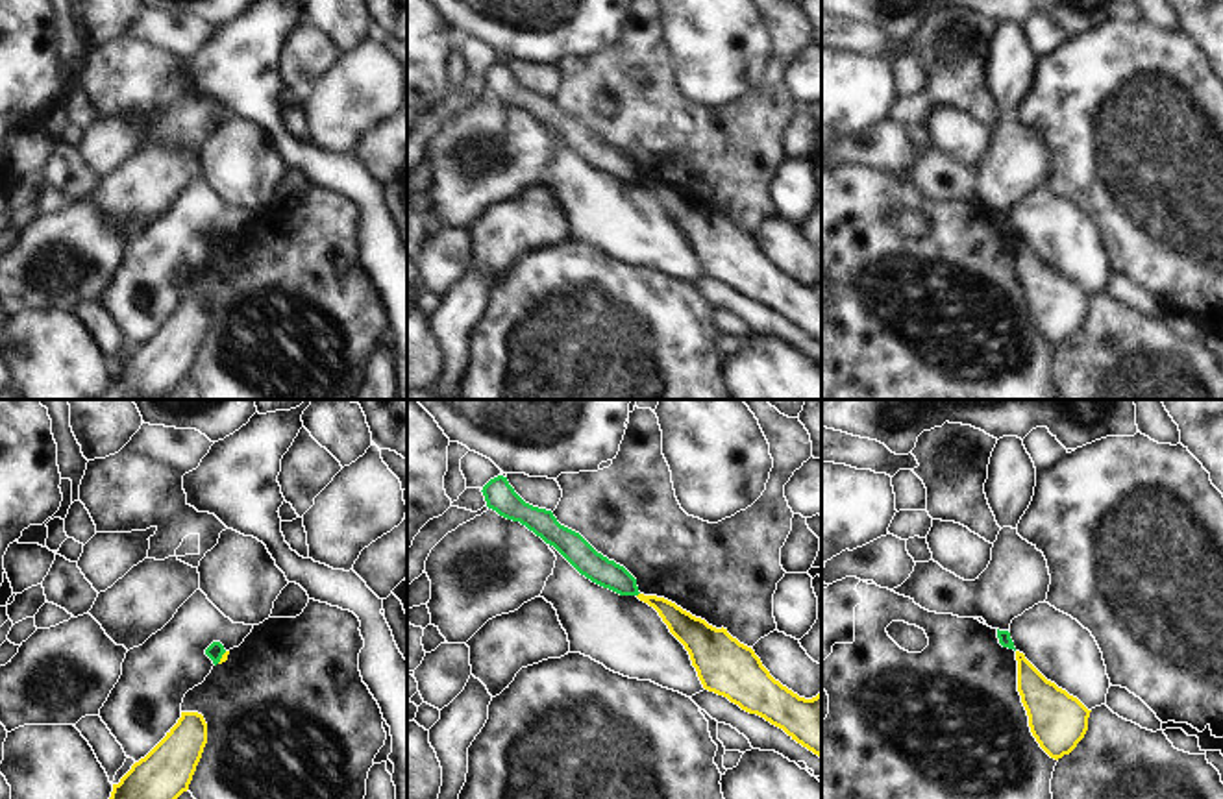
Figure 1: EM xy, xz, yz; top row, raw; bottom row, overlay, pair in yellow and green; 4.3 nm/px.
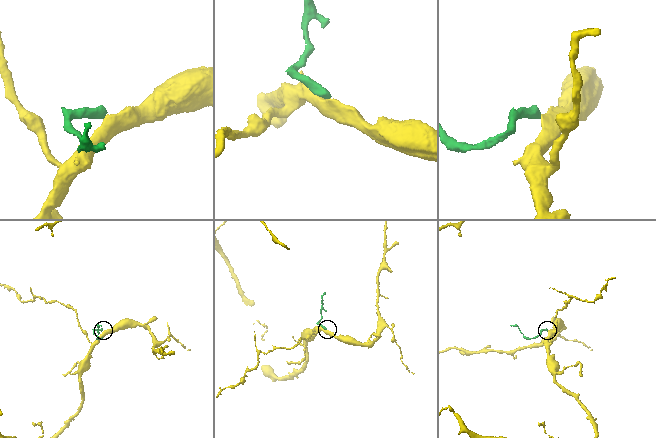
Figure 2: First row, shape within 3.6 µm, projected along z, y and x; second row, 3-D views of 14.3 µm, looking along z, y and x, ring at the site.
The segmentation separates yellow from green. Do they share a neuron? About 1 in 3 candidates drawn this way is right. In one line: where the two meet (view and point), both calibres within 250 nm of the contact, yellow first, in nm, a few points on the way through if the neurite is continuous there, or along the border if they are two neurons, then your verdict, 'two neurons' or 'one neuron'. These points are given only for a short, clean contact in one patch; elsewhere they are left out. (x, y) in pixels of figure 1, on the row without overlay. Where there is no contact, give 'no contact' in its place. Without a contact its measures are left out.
xy (222, 243) | 30/70 nm | along xy (226, 237), (217, 248) | two neurons

